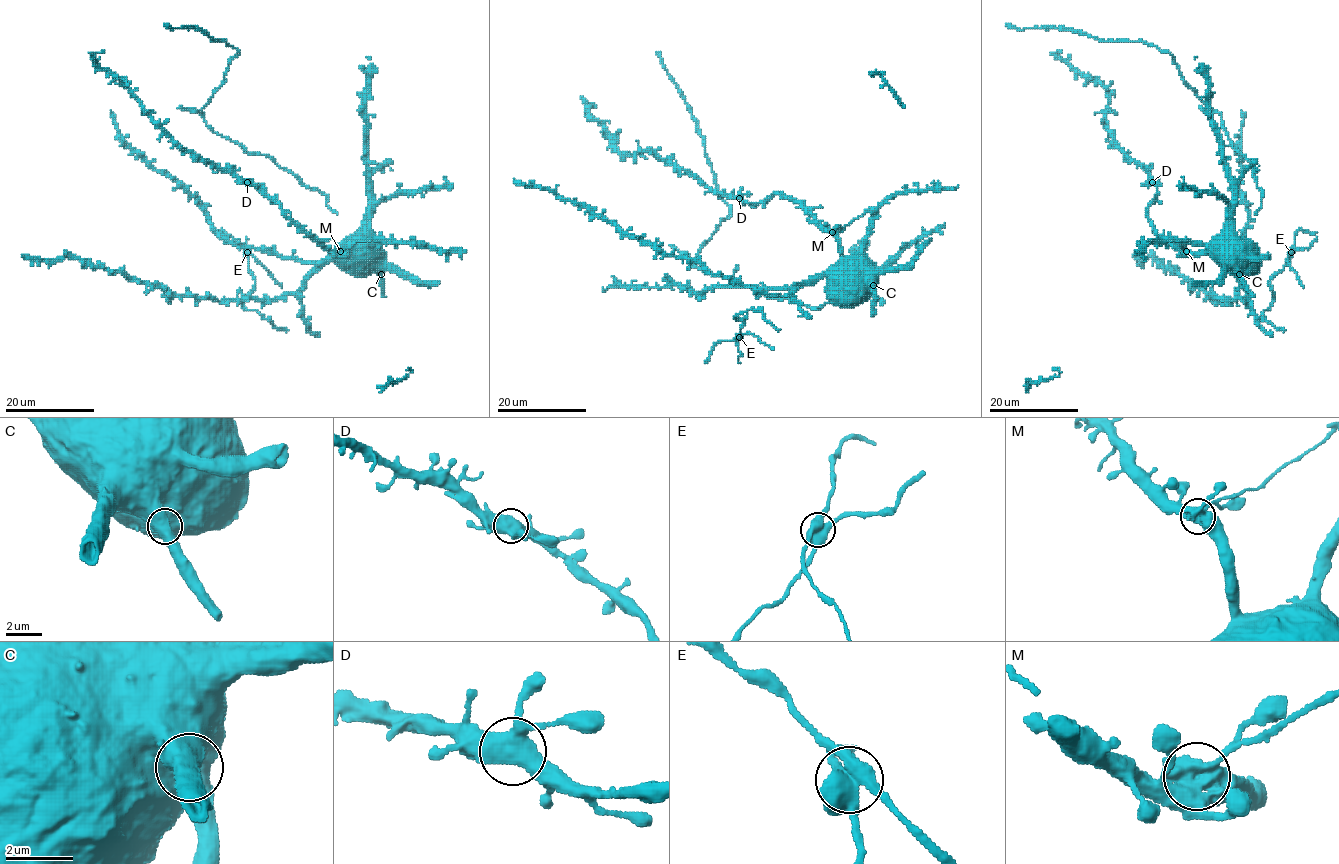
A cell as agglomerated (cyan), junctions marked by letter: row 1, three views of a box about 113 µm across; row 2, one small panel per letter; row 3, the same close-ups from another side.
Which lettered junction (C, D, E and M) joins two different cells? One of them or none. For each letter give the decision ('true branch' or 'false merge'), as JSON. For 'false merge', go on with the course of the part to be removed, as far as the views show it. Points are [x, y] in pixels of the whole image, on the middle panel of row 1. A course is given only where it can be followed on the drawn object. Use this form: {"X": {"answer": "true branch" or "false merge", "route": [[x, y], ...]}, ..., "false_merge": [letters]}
{"C": {"answer": "true branch"}, "D": {"answer": "true branch"}, "E": {"answer": "true branch"}, "M": {"answer": "false merge", "route": [[832, 232], [884, 203]]}, "false_merge": ["M"]}

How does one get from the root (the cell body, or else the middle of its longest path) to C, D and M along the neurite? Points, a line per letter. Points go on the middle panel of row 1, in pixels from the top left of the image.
C: (860, 275), (866, 275), (873, 285)
D: (860, 275), (842, 257), (840, 242), (798, 203), (780, 193), (752, 203), (739, 198)
M: (860, 275), (842, 257), (840, 240), (832, 232)

